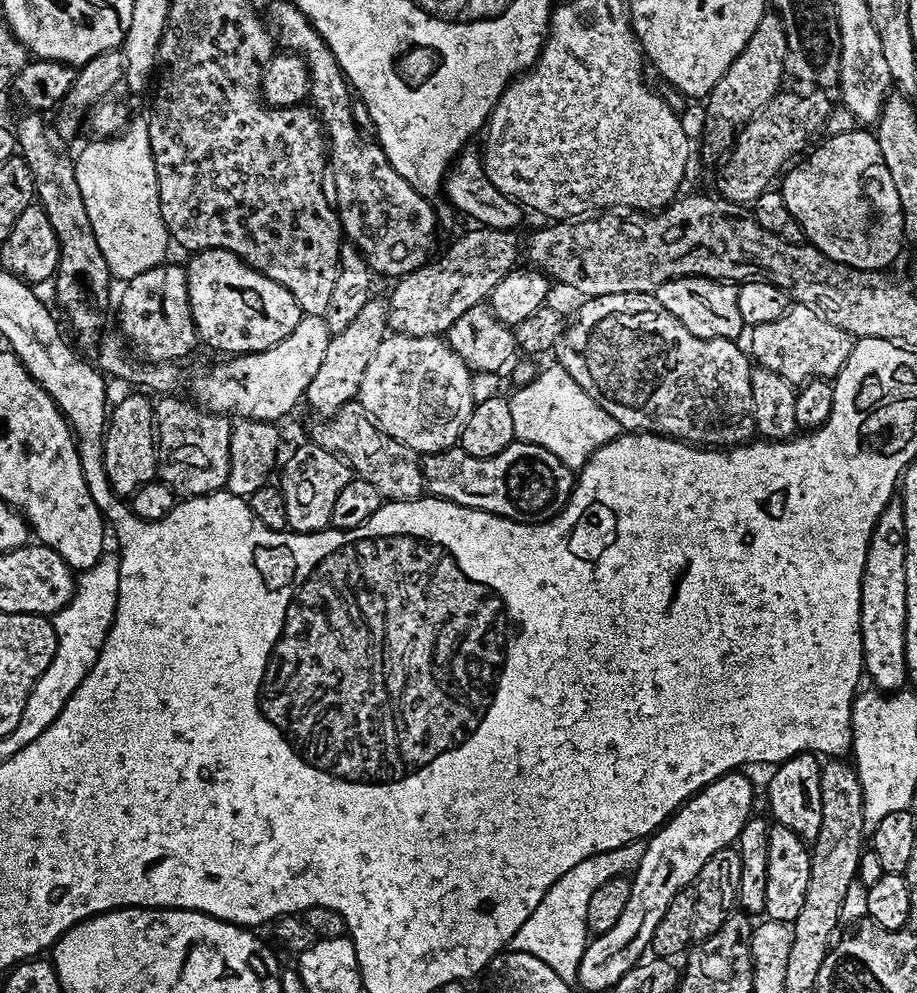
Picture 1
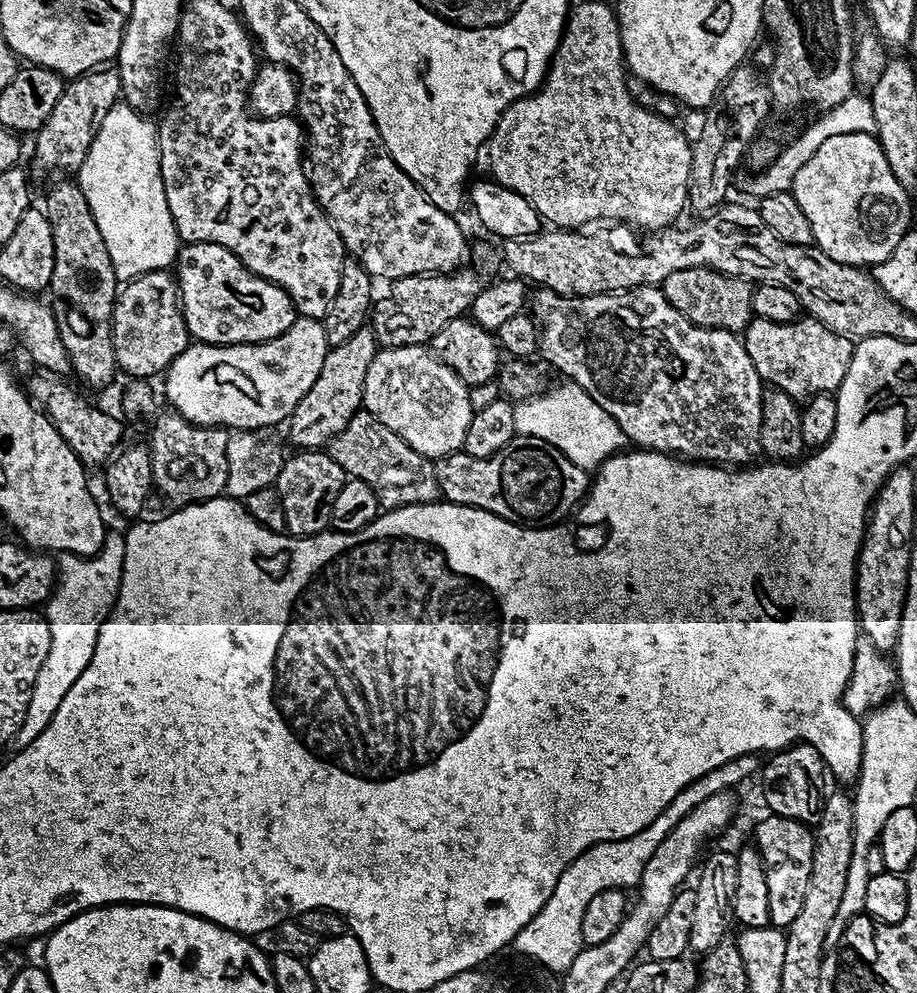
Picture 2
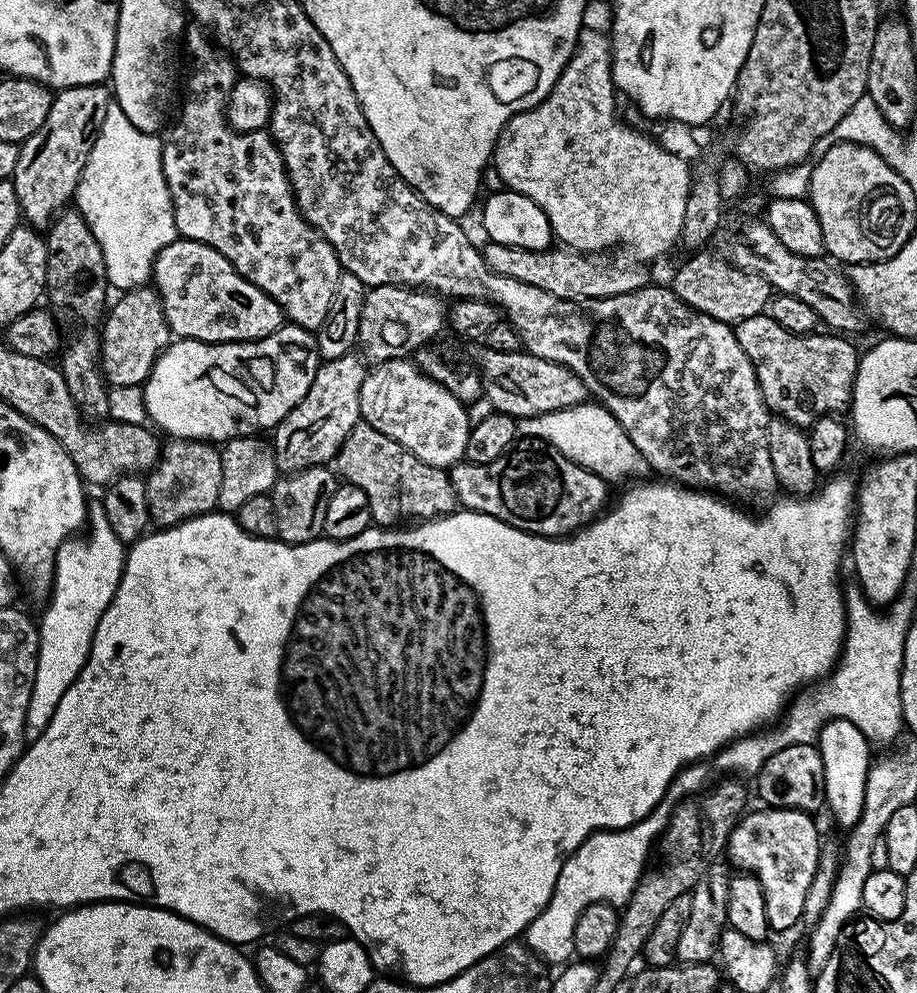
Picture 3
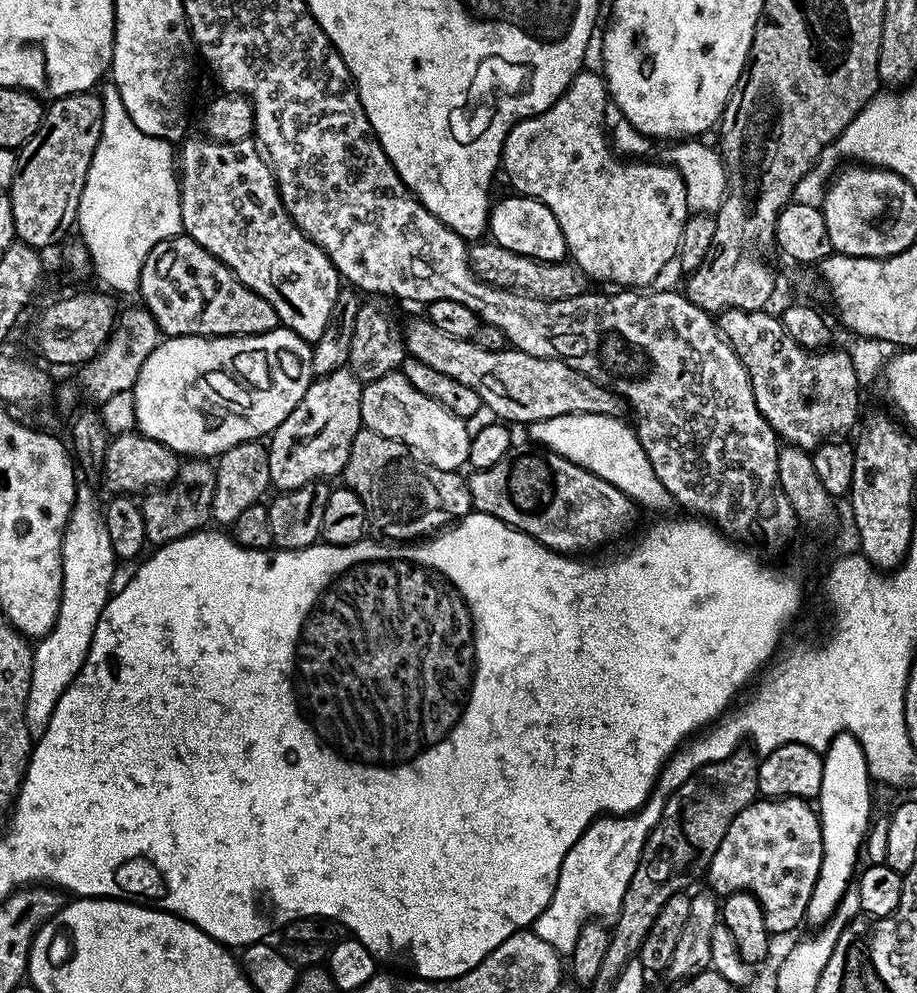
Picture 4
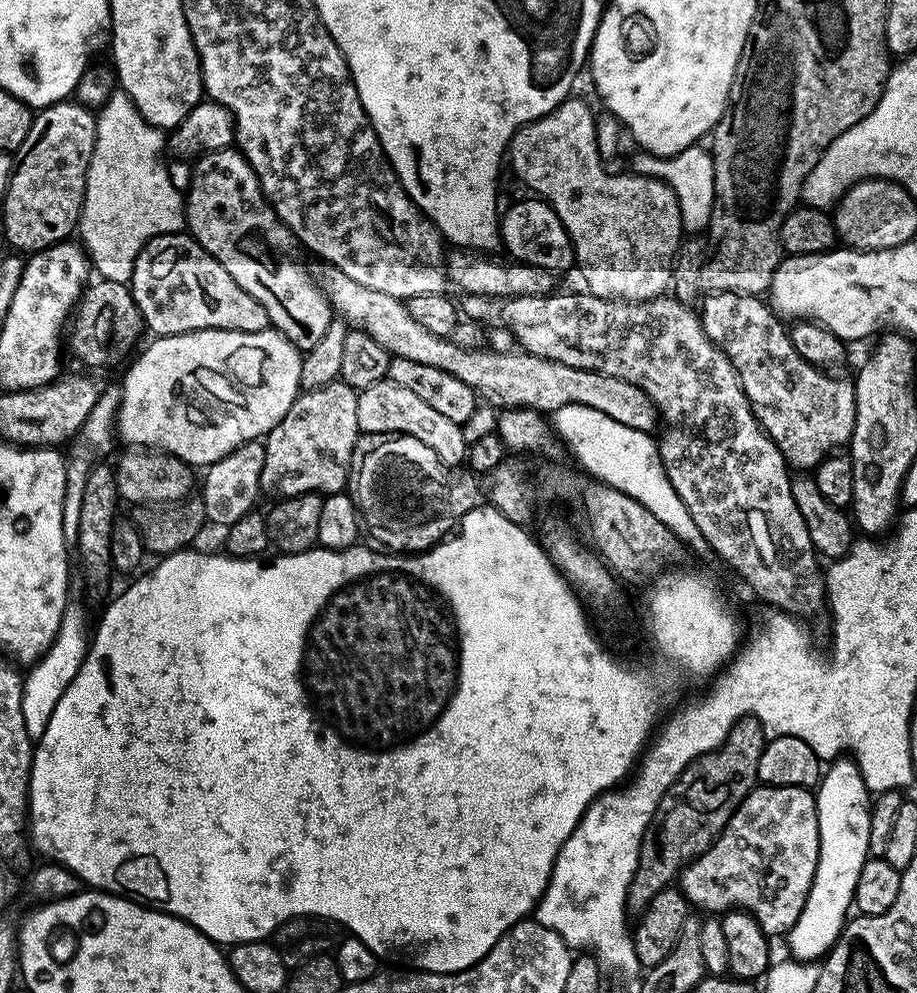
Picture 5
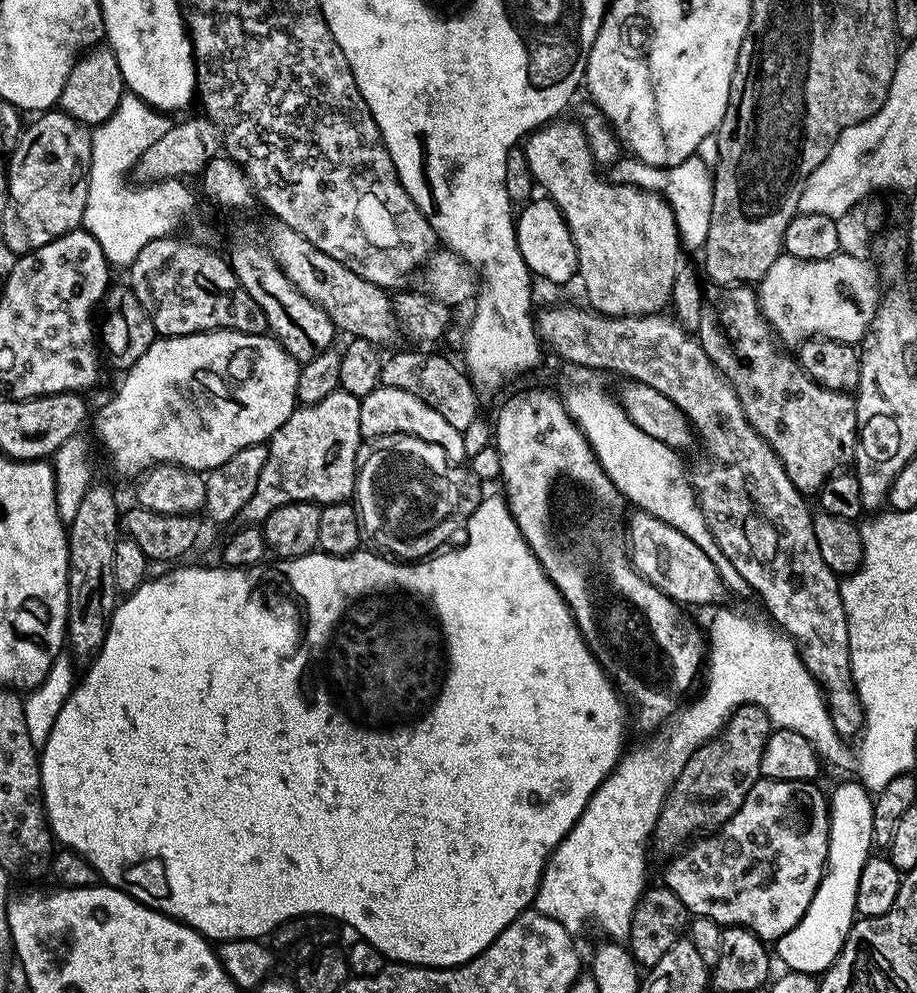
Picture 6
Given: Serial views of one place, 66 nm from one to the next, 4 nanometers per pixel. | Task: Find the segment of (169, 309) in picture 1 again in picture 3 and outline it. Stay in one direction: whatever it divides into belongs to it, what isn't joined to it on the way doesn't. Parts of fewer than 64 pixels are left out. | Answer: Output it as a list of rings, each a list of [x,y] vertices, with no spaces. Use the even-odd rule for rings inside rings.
[[[155,287],[129,288],[107,309],[102,320],[99,364],[111,387],[141,386],[152,373],[156,360],[173,339],[160,294]]]

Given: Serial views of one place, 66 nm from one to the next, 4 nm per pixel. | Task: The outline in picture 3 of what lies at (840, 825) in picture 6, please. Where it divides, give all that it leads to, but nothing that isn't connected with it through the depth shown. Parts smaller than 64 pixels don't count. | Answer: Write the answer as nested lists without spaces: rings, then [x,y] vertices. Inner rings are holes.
[[[830,720],[820,732],[818,747],[822,758],[822,766],[824,767],[824,799],[827,811],[832,811],[832,816],[841,824],[841,829],[850,829],[855,826],[862,814],[868,769],[874,760],[874,756],[868,753],[870,751],[868,739],[862,734],[862,730],[858,730],[858,726],[854,726],[854,722]]]

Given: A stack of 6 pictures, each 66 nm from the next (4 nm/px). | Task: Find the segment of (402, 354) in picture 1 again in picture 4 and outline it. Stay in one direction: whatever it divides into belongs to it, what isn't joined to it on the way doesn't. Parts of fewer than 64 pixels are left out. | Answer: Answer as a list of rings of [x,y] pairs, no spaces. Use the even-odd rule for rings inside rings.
[[[403,371],[387,372],[382,378],[367,381],[363,385],[360,393],[360,423],[380,436],[402,442],[417,456],[438,466],[438,470],[460,472],[468,464],[468,451],[472,437],[468,434],[467,423],[450,410],[446,410],[446,406],[442,406],[434,398],[422,394],[422,390],[416,390],[404,376]]]

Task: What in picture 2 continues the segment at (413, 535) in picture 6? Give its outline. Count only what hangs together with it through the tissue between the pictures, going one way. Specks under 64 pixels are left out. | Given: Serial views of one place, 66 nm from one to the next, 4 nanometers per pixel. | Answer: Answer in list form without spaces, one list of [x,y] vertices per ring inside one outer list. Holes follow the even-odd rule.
[[[367,414],[348,419],[348,425],[326,446],[329,456],[342,466],[353,480],[366,482],[378,498],[381,509],[405,508],[415,504],[430,504],[440,496],[435,463],[418,454],[394,430],[382,426]]]

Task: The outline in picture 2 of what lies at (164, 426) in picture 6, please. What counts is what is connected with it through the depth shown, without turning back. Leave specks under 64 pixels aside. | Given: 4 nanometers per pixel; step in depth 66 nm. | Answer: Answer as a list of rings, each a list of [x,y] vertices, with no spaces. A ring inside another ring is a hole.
[[[307,318],[296,319],[290,330],[261,344],[192,342],[169,366],[163,377],[162,396],[172,403],[171,411],[191,424],[229,430],[268,430],[271,424],[283,425],[306,390],[314,386],[328,349],[323,323]]]

